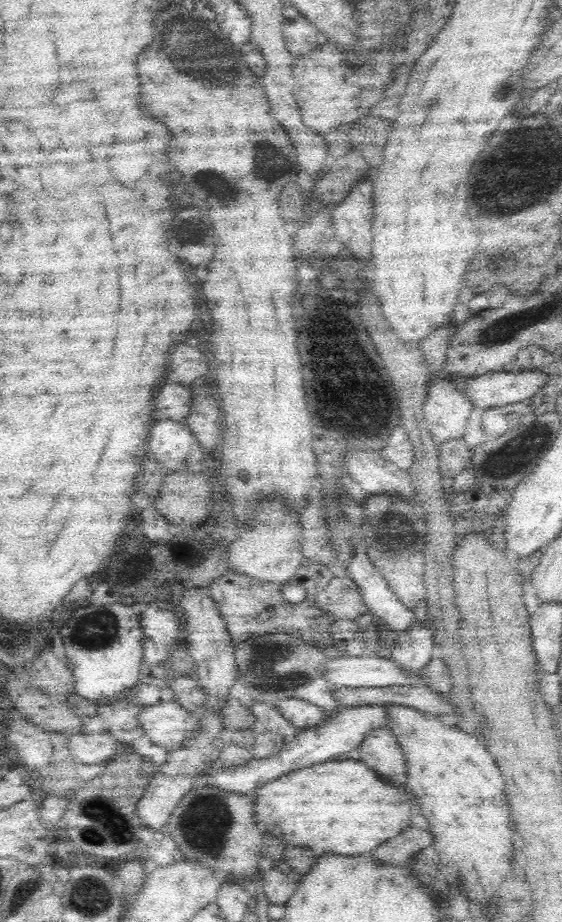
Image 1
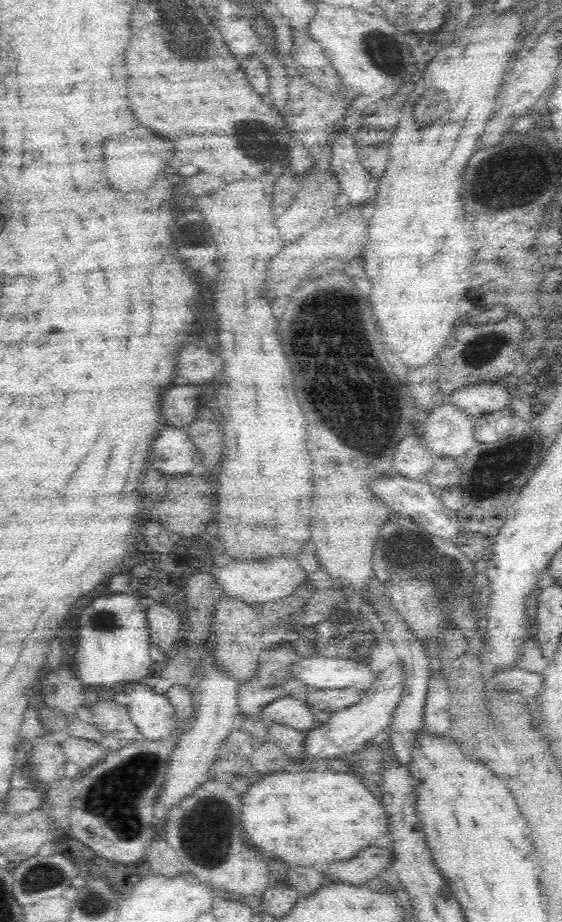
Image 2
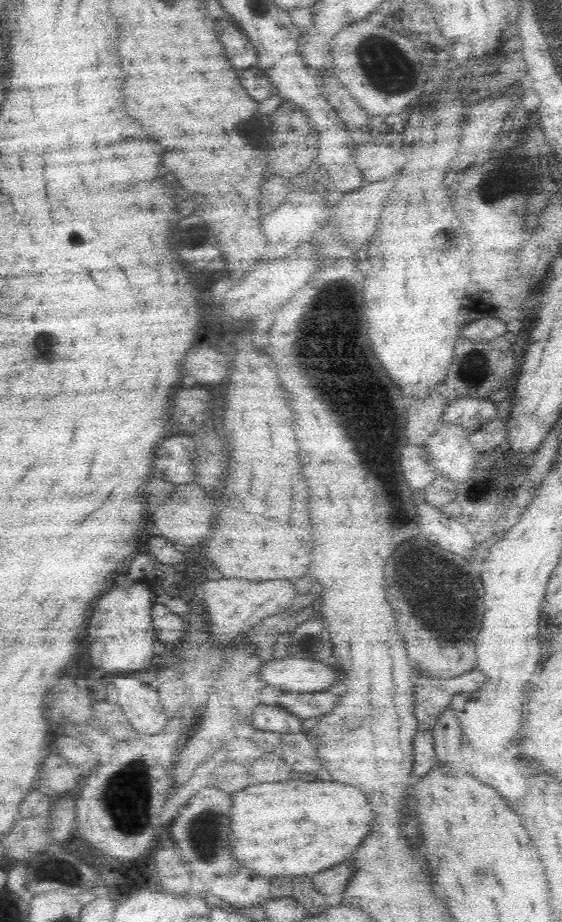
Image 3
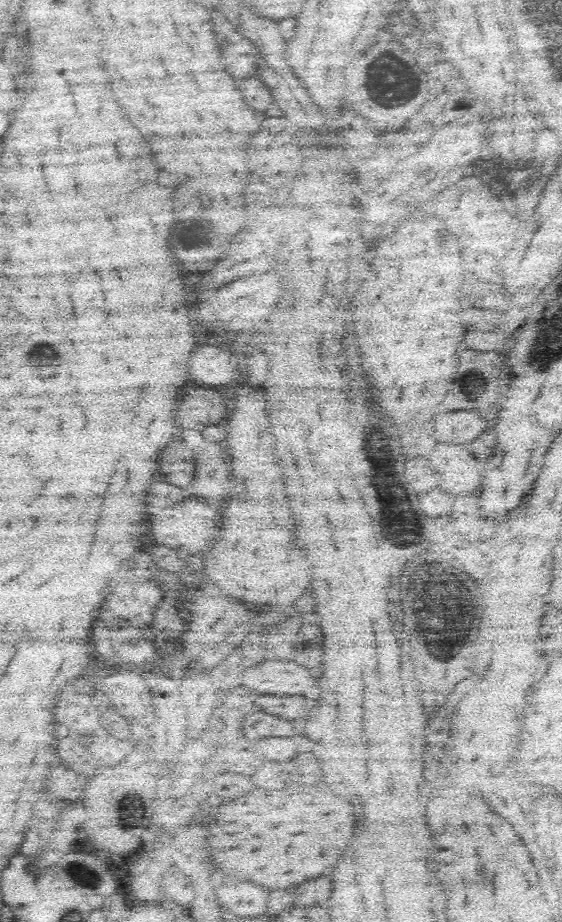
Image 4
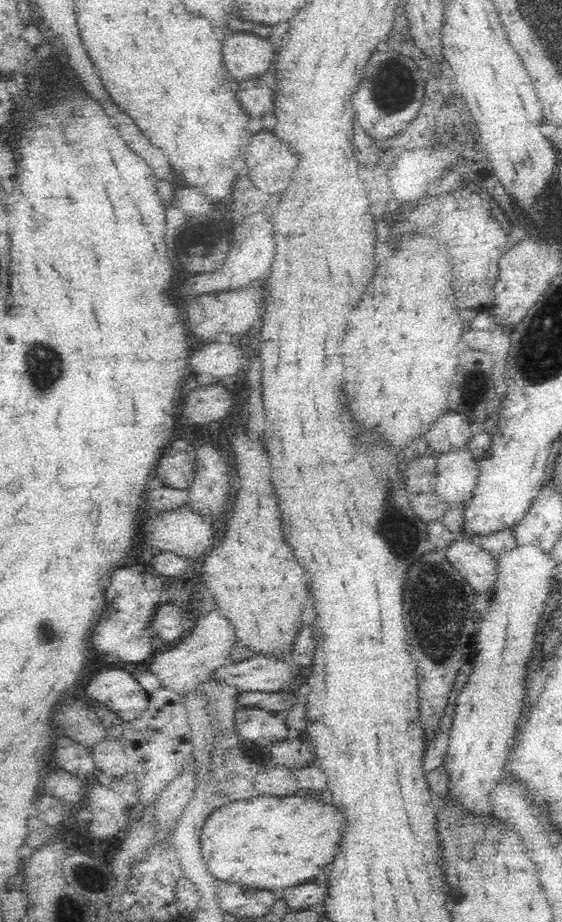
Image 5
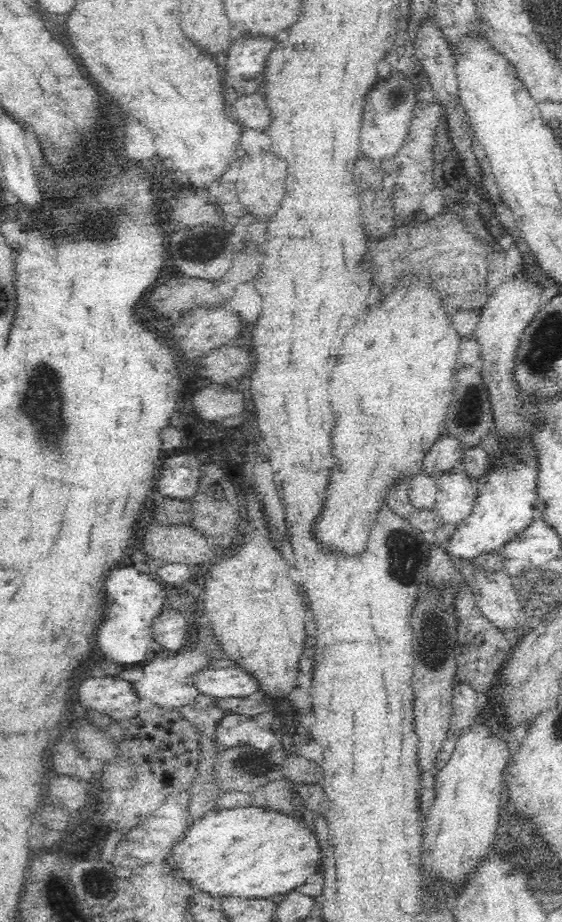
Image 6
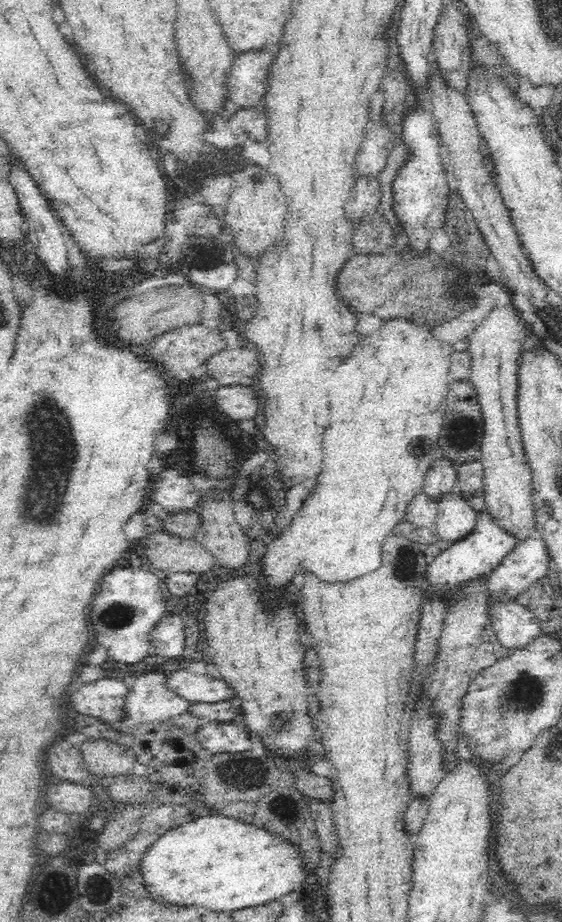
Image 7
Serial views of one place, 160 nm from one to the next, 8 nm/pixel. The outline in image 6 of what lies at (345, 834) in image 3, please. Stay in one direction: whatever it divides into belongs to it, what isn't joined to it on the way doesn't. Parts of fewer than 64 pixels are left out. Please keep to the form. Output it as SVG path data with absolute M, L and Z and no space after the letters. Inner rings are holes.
M262 806L213 809L192 824L192 830L180 846L172 848L172 856L166 860L170 869L178 869L176 879L192 884L197 898L220 896L252 896L280 898L287 892L302 886L314 872L320 870L320 840L304 818L290 816L280 810Z

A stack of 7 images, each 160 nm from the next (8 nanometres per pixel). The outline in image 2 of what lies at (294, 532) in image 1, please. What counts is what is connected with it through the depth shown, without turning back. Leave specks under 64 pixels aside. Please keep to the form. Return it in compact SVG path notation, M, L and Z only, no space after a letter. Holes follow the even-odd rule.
M276 557L270 562L224 562L224 568L218 568L214 574L216 585L220 587L222 599L242 601L248 607L261 607L272 601L279 601L304 583L307 575L301 570L297 560Z

